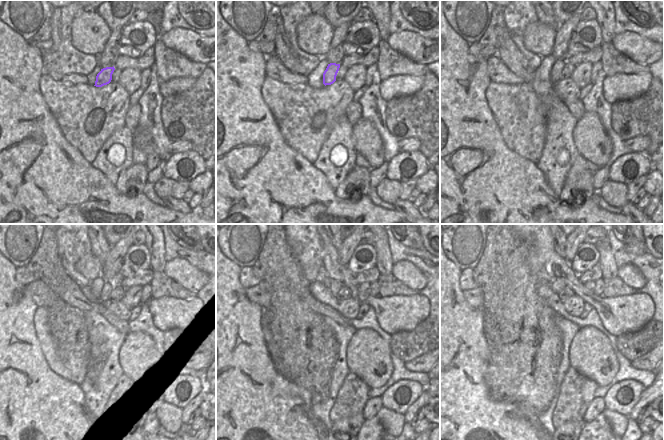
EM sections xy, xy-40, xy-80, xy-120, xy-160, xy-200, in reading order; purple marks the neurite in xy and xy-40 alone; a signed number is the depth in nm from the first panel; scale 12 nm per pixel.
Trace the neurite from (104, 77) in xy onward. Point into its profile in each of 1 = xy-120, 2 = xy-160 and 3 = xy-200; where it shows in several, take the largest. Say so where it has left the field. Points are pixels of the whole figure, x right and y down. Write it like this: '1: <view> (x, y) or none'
1: xy-120 (106, 291)
2: xy-160 (334, 286)
3: xy-200 (558, 284)

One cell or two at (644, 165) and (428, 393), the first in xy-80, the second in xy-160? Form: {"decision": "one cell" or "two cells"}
{"decision": "two cells"}

